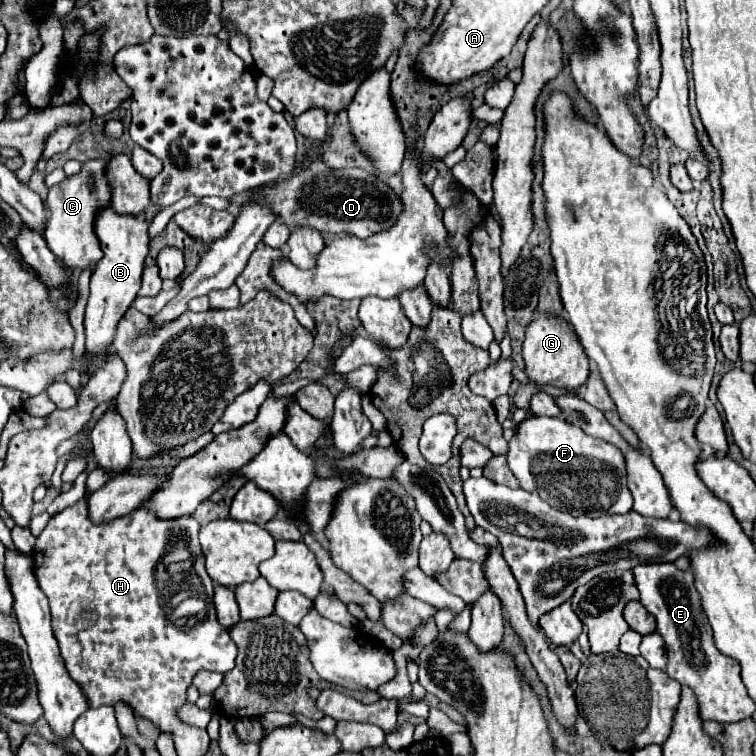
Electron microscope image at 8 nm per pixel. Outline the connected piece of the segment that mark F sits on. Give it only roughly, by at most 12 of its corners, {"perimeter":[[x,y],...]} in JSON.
{"perimeter":[[547,393],[507,451],[521,489],[573,517],[623,515],[621,451]]}

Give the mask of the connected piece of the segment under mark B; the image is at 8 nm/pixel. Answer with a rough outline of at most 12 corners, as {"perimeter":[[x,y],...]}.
{"perimeter":[[97,211],[87,353],[109,349],[149,251],[143,217]]}

